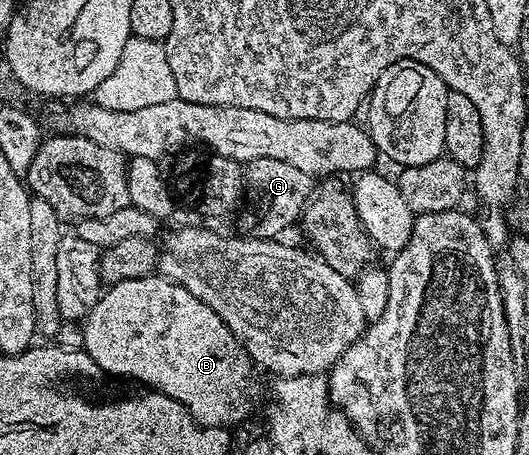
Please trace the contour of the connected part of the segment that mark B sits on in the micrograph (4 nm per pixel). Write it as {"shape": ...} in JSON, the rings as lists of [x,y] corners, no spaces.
{"shape":[[[163,276],[135,278],[134,280],[122,280],[118,284],[107,287],[98,300],[98,304],[94,304],[94,308],[88,313],[87,318],[83,319],[82,326],[84,326],[82,348],[92,357],[94,364],[98,364],[98,368],[105,375],[117,374],[120,378],[137,378],[140,381],[137,383],[158,390],[161,394],[181,402],[190,412],[192,419],[202,426],[228,428],[231,427],[231,422],[240,422],[247,416],[248,409],[252,406],[251,400],[248,399],[252,394],[252,370],[254,371],[252,359],[248,357],[248,353],[244,351],[244,345],[236,339],[234,332],[230,332],[230,328],[226,328],[222,316],[218,316],[218,312],[214,312],[214,308],[206,308],[206,304],[202,304],[202,300],[198,300],[198,296],[186,292],[186,288],[182,288],[176,282],[171,282],[169,278]]]}

